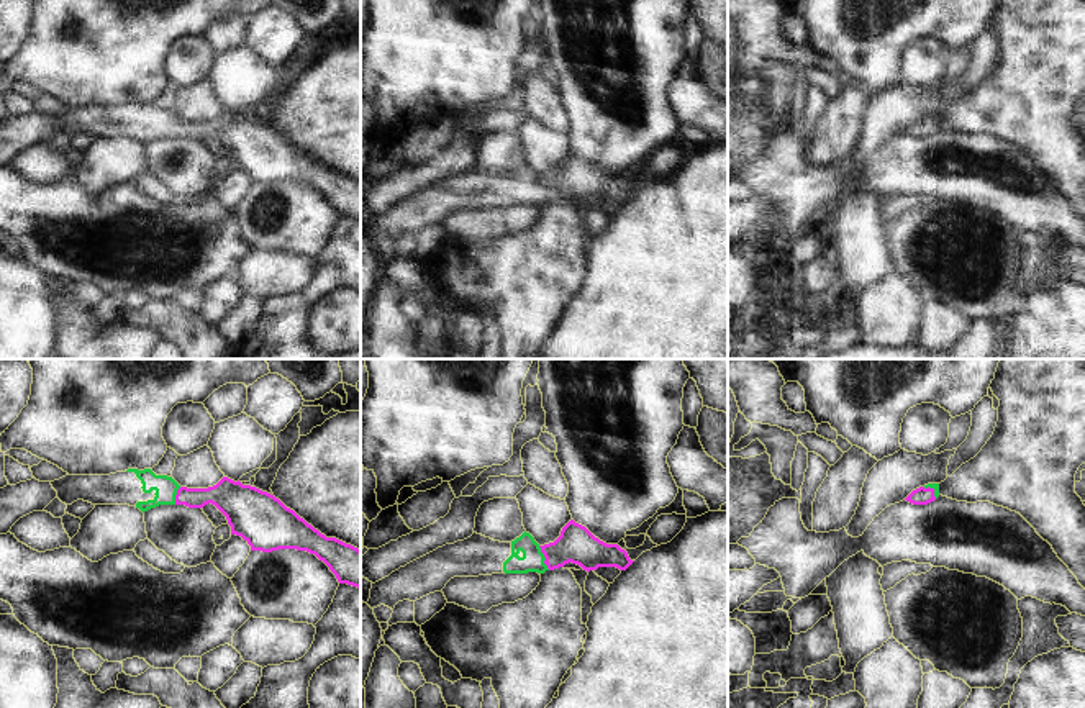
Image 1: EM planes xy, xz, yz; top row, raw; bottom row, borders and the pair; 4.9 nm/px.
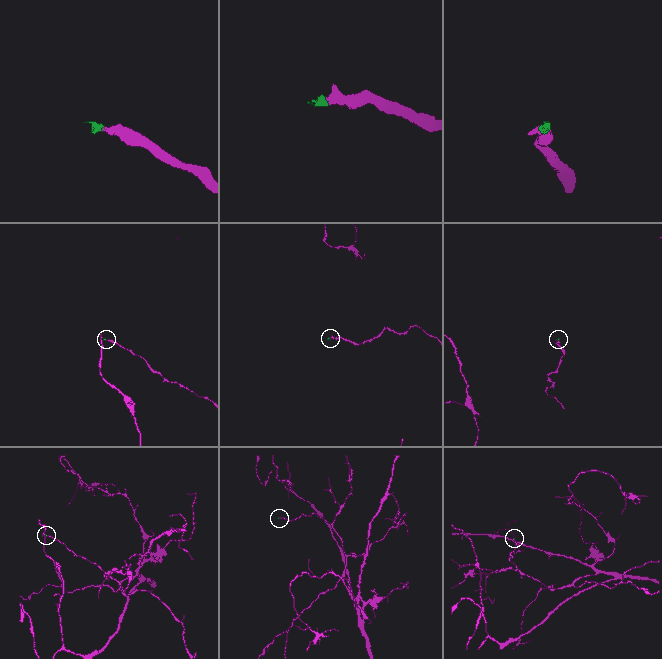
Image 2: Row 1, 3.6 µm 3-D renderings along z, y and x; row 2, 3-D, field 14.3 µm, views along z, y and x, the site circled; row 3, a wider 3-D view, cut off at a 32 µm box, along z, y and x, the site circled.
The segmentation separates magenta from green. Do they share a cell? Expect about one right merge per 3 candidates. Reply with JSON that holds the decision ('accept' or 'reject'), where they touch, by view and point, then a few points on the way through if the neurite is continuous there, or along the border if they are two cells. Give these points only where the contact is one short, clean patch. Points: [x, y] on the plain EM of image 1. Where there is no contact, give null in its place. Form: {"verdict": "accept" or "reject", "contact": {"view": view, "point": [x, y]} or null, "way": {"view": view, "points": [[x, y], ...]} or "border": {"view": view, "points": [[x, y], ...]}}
{"verdict": "accept", "contact": {"view": "xz", "point": [544, 189]}, "way": {"view": "xz", "points": [[576, 177], [558, 187], [544, 189], [533, 192]]}}

